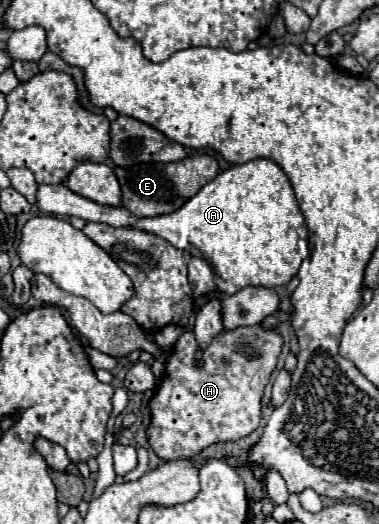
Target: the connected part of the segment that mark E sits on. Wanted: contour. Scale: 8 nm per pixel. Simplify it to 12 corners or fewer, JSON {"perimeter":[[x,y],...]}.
{"perimeter":[[213,156],[113,170],[135,216],[181,208],[219,174]]}

